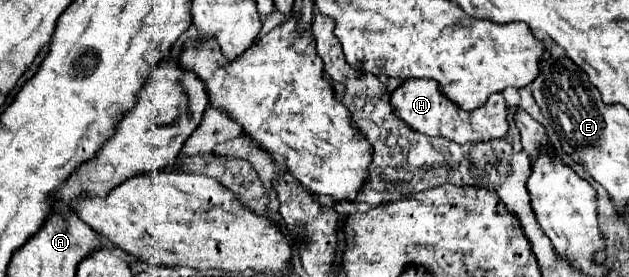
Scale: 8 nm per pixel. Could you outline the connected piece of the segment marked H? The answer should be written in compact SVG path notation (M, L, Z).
M407 79L397 91L391 95L393 109L399 111L399 119L405 121L411 129L425 133L425 135L439 135L451 139L455 143L469 143L469 141L489 141L499 139L507 133L507 103L501 93L495 93L487 99L487 103L473 111L463 111L459 105L443 97L439 93L437 81L431 79Z

